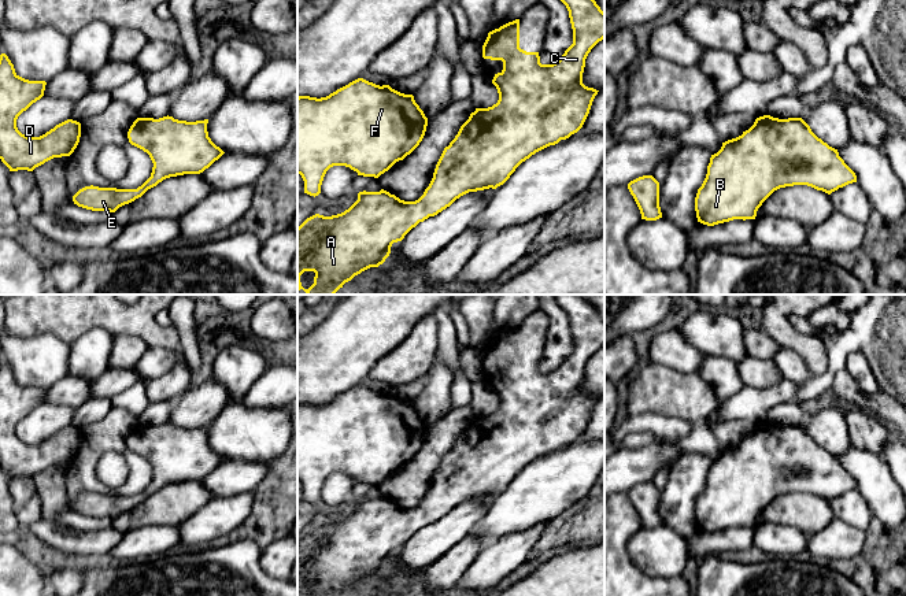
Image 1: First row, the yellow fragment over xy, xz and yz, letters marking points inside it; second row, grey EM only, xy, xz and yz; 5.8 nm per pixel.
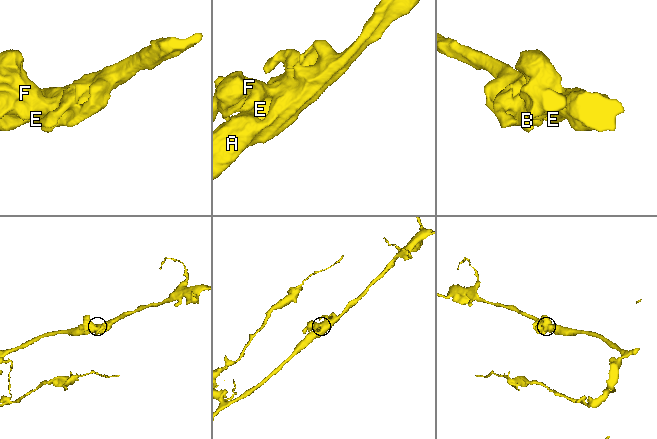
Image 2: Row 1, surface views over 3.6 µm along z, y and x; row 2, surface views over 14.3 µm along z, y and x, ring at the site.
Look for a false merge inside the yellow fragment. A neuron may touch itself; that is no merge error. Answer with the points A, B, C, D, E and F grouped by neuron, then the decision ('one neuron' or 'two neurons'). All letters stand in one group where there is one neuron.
A B C D E F; one neuron

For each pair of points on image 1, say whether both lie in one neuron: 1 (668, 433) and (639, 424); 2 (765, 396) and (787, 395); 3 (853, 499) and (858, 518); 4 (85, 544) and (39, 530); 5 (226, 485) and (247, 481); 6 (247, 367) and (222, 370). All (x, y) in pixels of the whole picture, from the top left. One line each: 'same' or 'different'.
1: same
2: same
3: same
4: same
5: same
6: same

